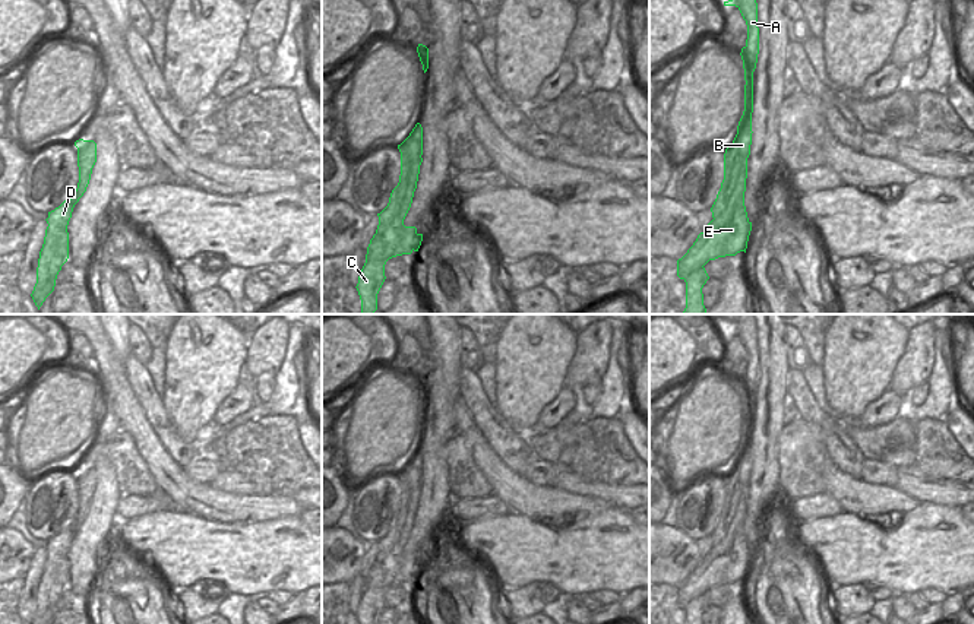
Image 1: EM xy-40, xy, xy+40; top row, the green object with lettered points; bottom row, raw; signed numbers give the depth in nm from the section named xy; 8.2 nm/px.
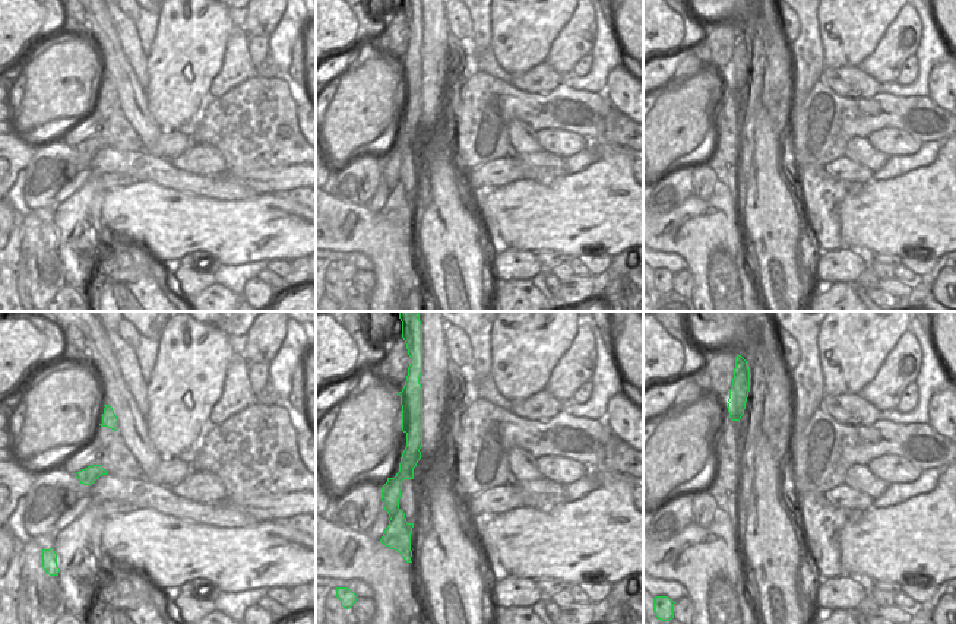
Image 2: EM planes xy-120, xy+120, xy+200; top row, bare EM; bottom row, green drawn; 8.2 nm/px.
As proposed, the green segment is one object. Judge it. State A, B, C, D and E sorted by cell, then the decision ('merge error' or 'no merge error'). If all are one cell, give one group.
groups A B C D / E; merge error

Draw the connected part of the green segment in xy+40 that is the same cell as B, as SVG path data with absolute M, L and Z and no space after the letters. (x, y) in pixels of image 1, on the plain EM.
M740 314L733 327L724 333L736 333L747 352L746 373L741 376L744 396L744 438L737 453L737 462L724 481L724 507L717 526L711 535L712 545L722 542L736 516L741 495L747 491L752 472L752 440L753 440L753 399L759 381L758 330L753 314Z

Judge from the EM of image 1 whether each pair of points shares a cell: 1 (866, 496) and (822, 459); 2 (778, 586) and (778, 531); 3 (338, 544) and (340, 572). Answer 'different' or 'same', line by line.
1: same
2: same
3: same

